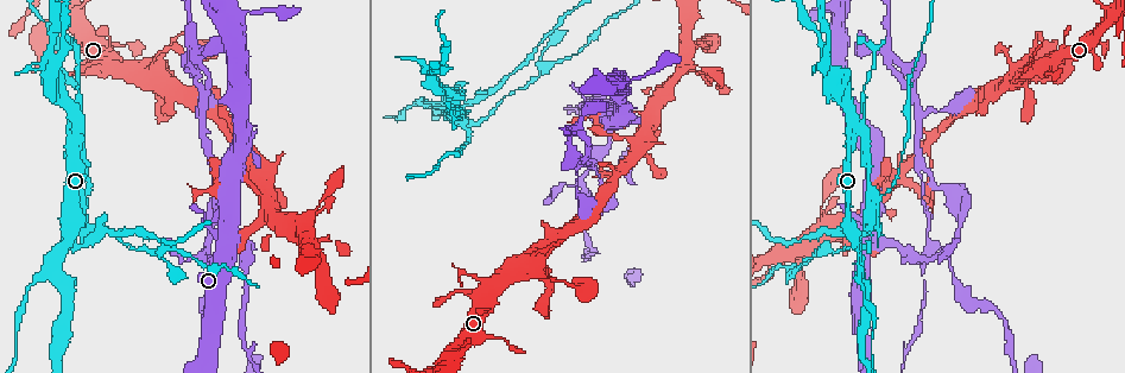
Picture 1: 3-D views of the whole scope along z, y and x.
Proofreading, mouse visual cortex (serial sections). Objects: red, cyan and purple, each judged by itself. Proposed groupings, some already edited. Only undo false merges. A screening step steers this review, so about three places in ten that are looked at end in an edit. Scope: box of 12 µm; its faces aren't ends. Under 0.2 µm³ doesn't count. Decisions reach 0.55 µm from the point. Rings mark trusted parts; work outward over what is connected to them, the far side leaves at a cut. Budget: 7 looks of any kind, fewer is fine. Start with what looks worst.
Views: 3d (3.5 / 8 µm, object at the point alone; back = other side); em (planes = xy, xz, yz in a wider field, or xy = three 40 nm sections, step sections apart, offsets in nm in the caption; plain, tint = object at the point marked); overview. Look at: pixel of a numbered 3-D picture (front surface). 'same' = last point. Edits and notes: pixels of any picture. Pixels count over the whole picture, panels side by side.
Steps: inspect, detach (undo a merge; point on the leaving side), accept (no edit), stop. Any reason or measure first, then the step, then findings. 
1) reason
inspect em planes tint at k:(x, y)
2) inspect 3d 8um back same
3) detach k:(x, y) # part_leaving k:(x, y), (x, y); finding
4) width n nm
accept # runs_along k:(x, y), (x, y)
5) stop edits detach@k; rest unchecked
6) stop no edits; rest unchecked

inspect 3d 8um back at 1:(54, 76)

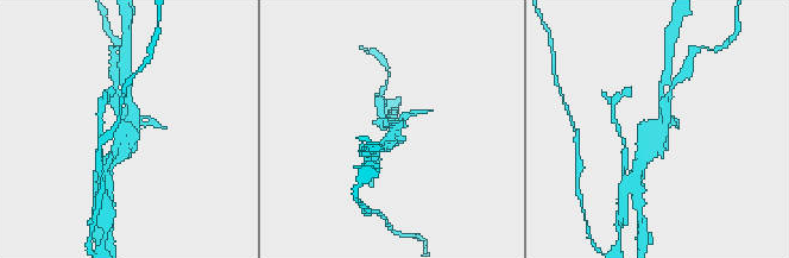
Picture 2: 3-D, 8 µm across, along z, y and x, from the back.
closer look
inspect 3d 3.5um at 2:(389, 121)

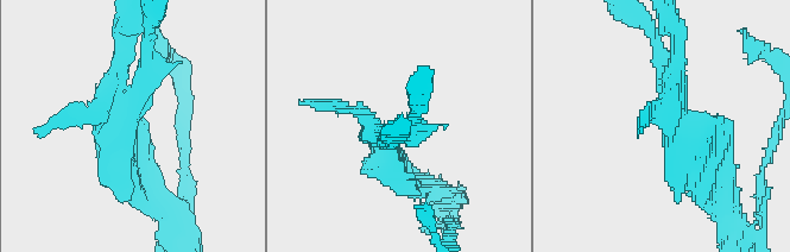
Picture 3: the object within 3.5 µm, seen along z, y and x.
need the tissue
inspect em xy step 5 tint at 3:(673, 134)

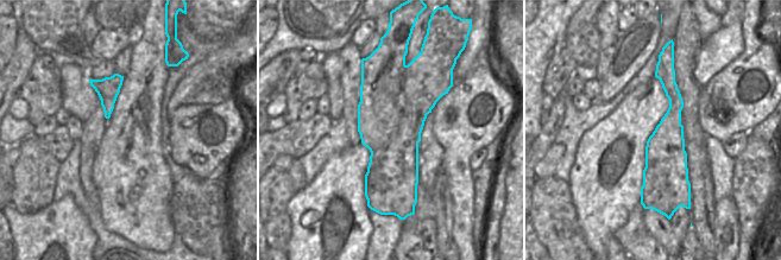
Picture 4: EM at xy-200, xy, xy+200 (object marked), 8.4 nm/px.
detach 3:(417, 113) # a second cell is stuck on

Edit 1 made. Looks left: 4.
branch point
inspect 3d 3.5um at 1:(229, 239)

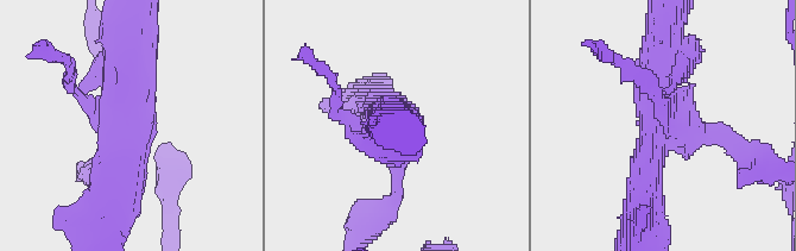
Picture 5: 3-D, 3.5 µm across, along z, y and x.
inspect em xy step 3 tint at 5:(663, 122)

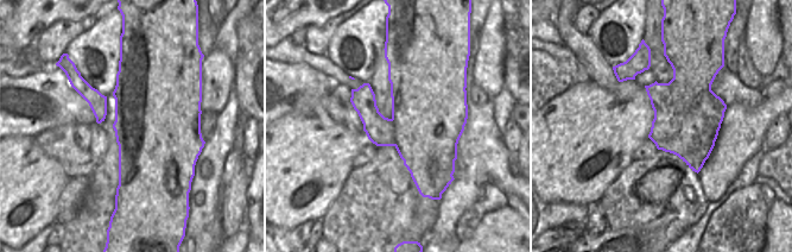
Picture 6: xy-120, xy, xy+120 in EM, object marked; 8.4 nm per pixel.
inspect em xy step 1 tint same

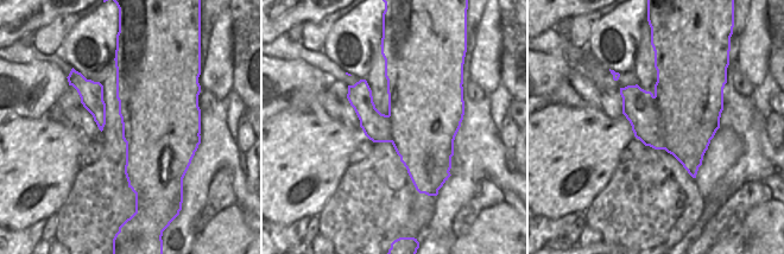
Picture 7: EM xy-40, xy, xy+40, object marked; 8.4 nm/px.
detach 5:(398, 181) # two cells meet here

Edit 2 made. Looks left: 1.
stop edits detach@3, detach@5; rest unchecked

